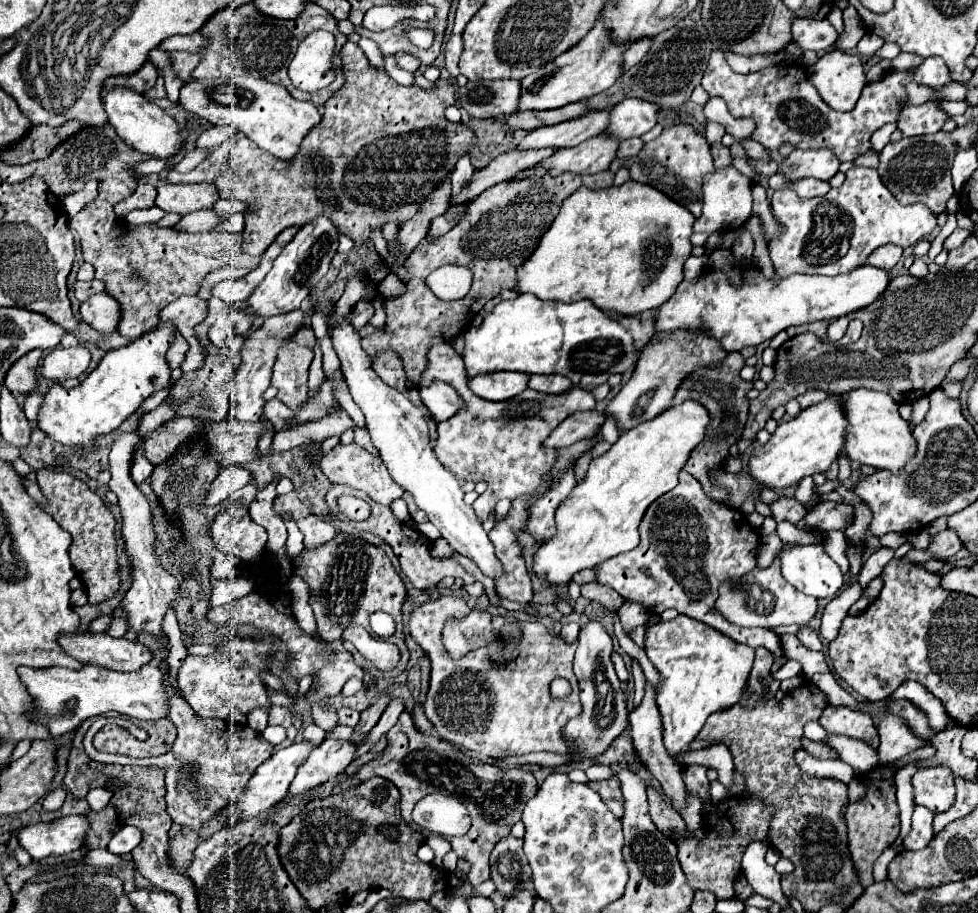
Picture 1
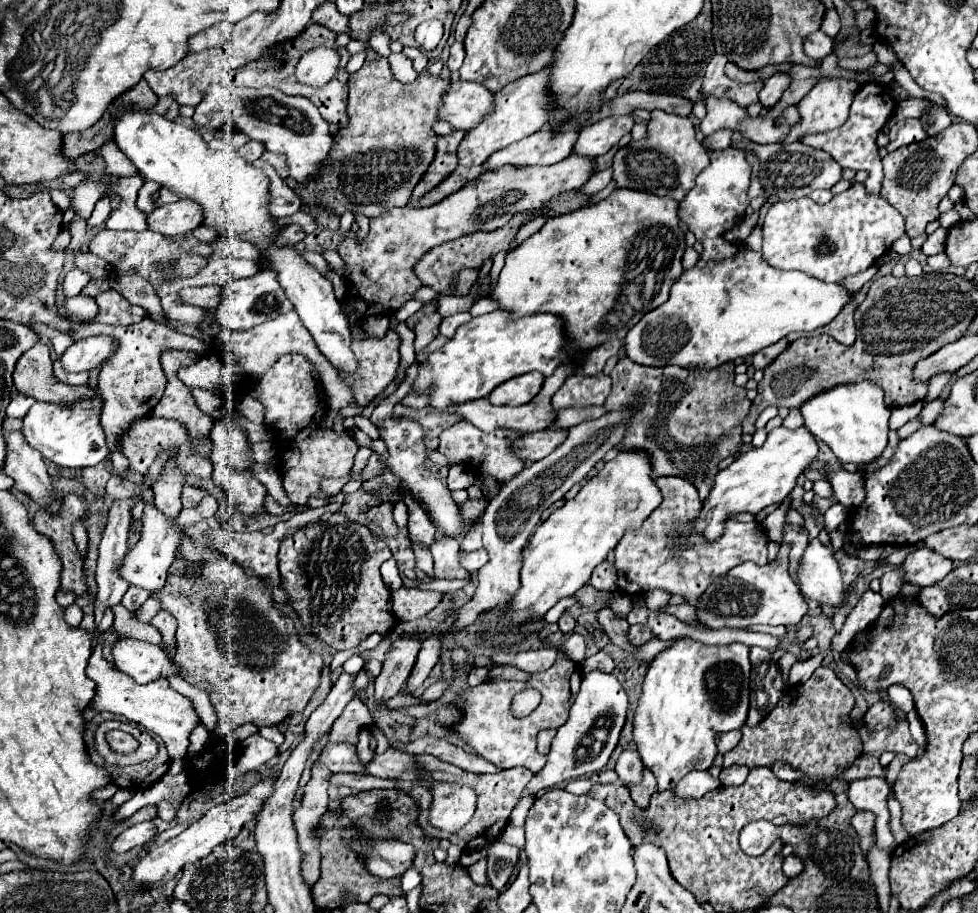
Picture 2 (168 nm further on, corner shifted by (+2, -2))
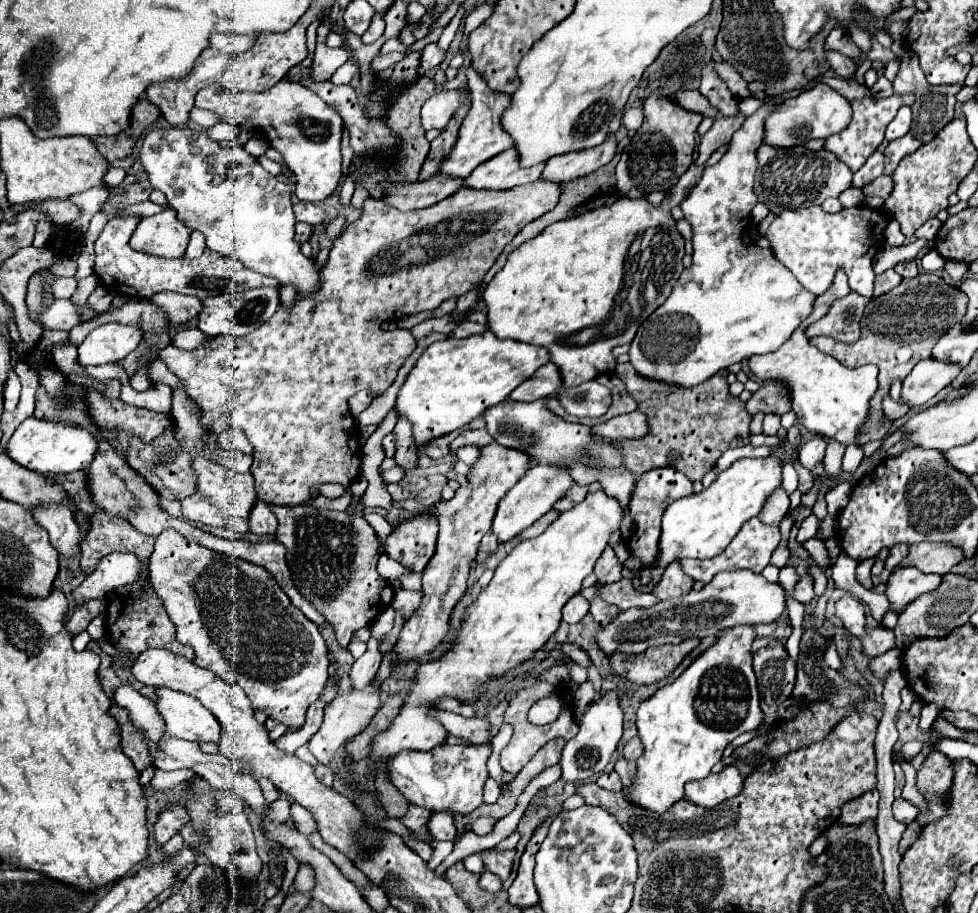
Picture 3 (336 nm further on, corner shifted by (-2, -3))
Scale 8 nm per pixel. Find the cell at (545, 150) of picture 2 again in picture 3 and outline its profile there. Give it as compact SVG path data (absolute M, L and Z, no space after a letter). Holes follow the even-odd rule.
M515 147L491 157L487 163L481 163L467 179L465 185L473 189L511 189L517 185L533 183L541 177L545 163L533 167L521 167L519 153Z

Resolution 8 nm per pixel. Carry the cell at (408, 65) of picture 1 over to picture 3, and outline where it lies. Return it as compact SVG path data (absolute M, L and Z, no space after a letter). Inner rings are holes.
M429 43L423 51L421 51L421 65L419 65L419 73L423 75L425 71L437 67L443 61L443 53L437 49L435 43Z

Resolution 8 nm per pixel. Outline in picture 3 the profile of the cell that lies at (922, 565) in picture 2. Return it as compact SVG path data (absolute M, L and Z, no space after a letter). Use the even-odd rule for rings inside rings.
M899 567L887 581L887 597L895 611L901 611L923 593L929 593L941 585L941 575L923 573L917 567Z

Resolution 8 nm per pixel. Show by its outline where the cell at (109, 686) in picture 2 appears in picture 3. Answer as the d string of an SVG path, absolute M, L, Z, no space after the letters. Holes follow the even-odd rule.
M167 687L155 689L155 707L165 721L163 739L185 739L185 741L215 741L221 739L221 727L215 715L203 707L193 695L173 691Z

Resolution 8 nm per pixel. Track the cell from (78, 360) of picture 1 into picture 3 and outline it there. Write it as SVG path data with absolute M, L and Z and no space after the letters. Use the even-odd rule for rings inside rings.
M107 323L93 329L79 345L81 365L107 365L125 359L143 339L143 331L135 325Z

